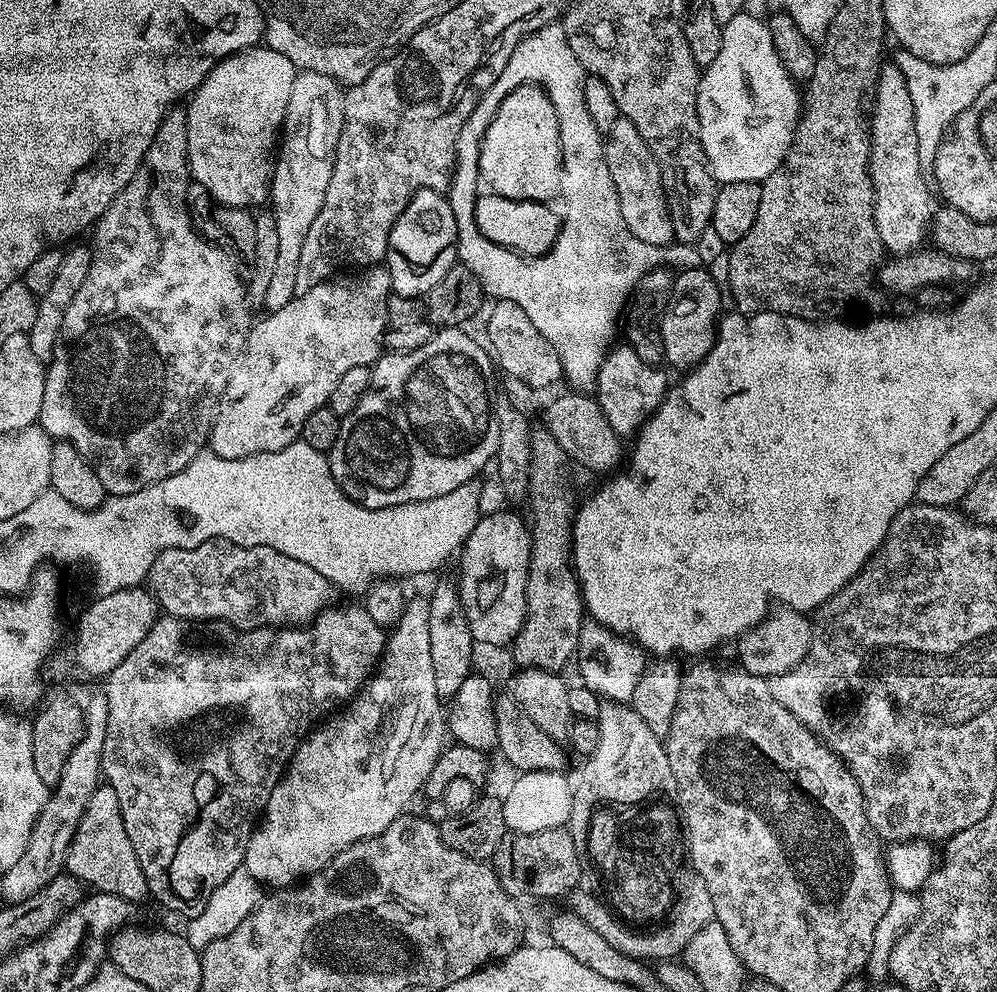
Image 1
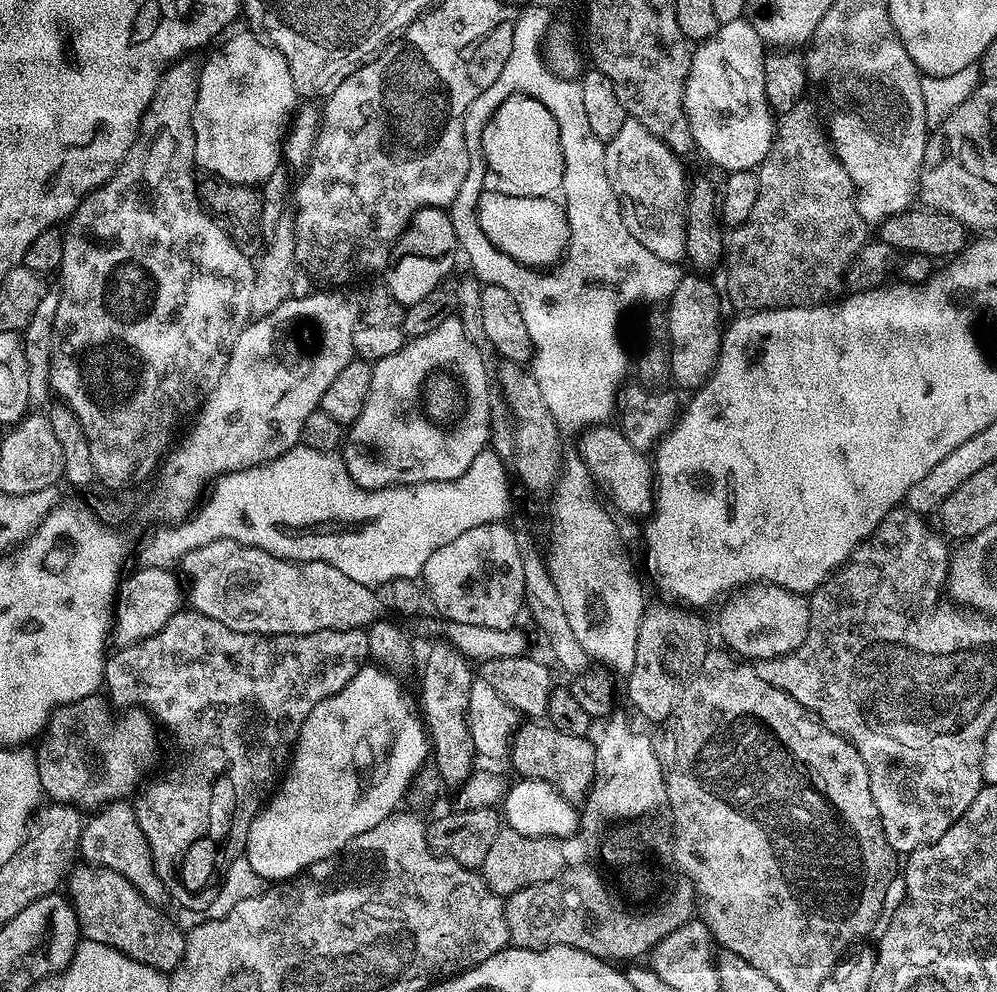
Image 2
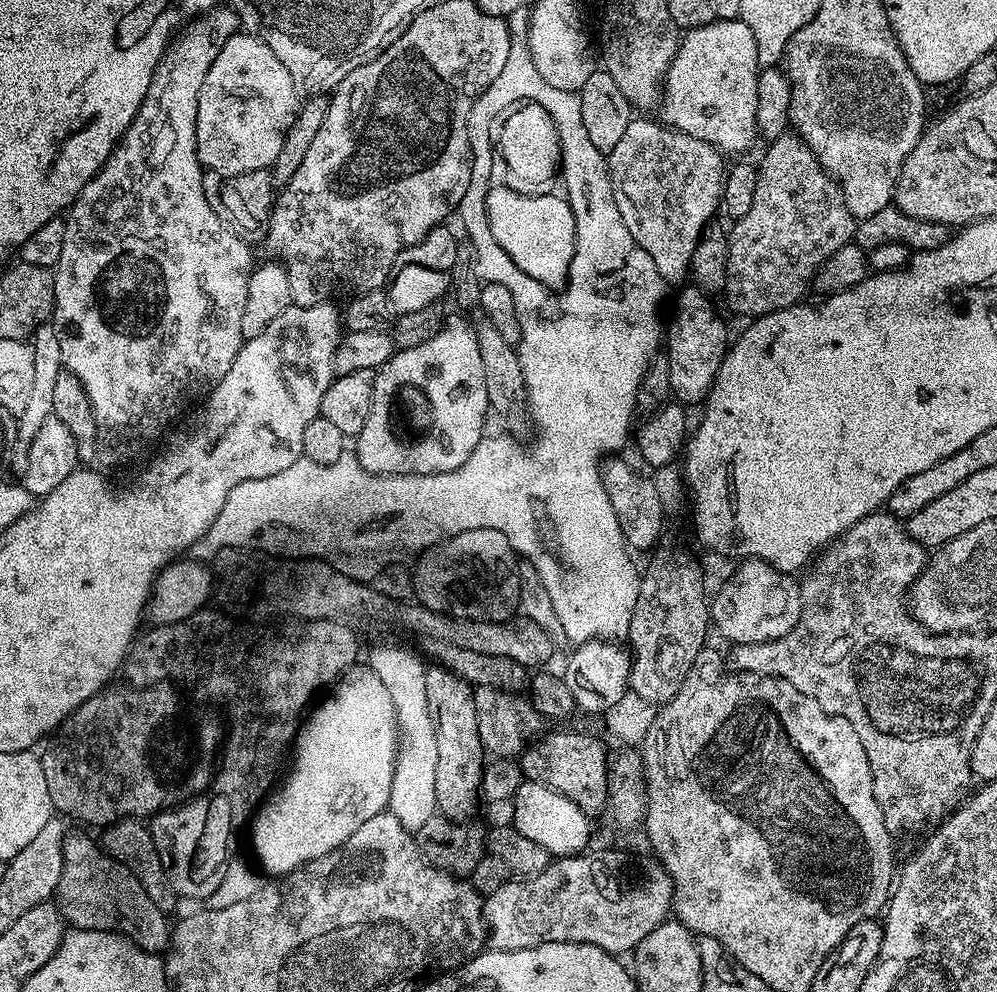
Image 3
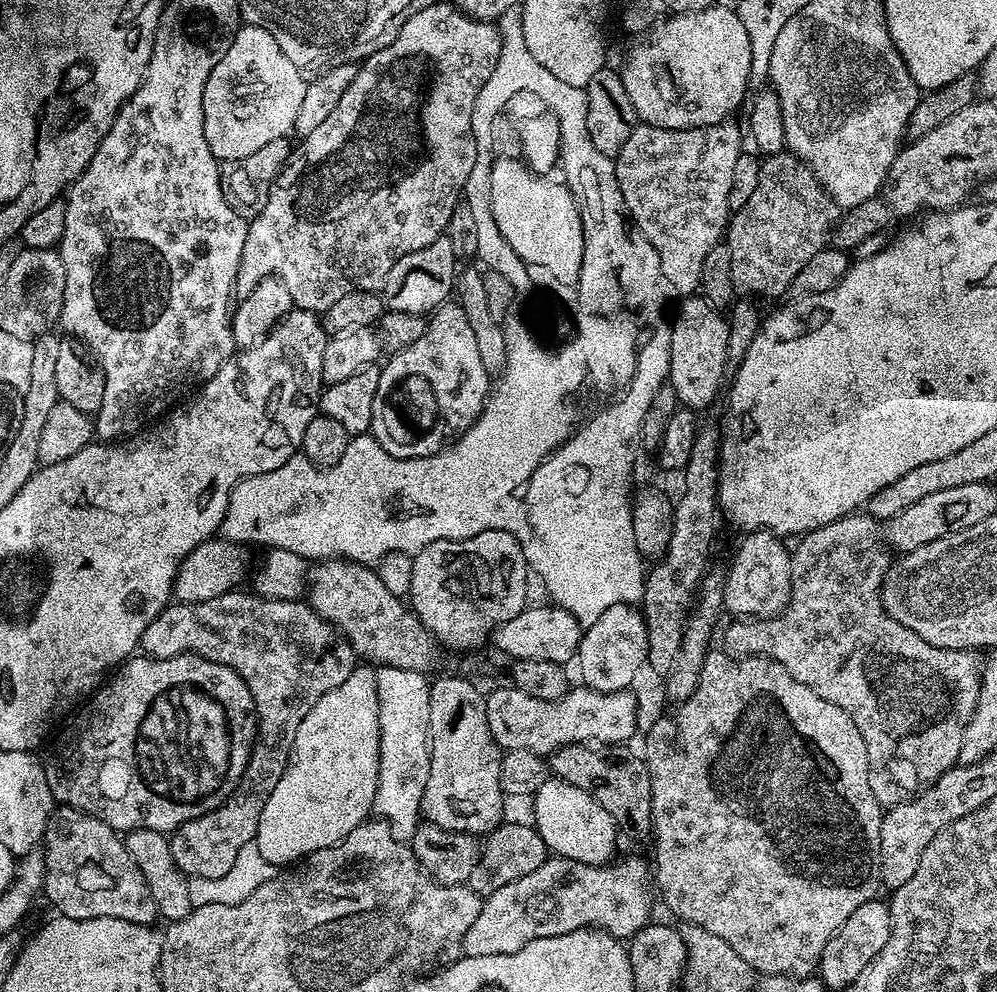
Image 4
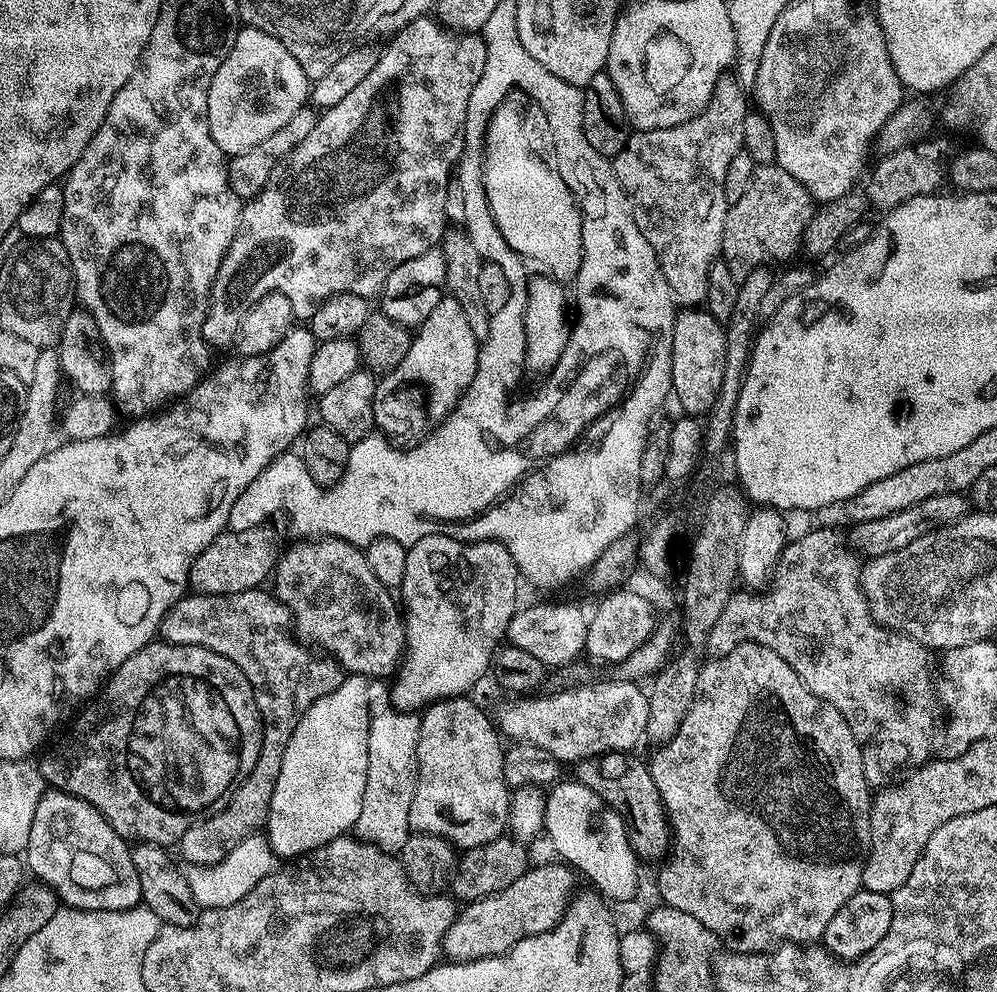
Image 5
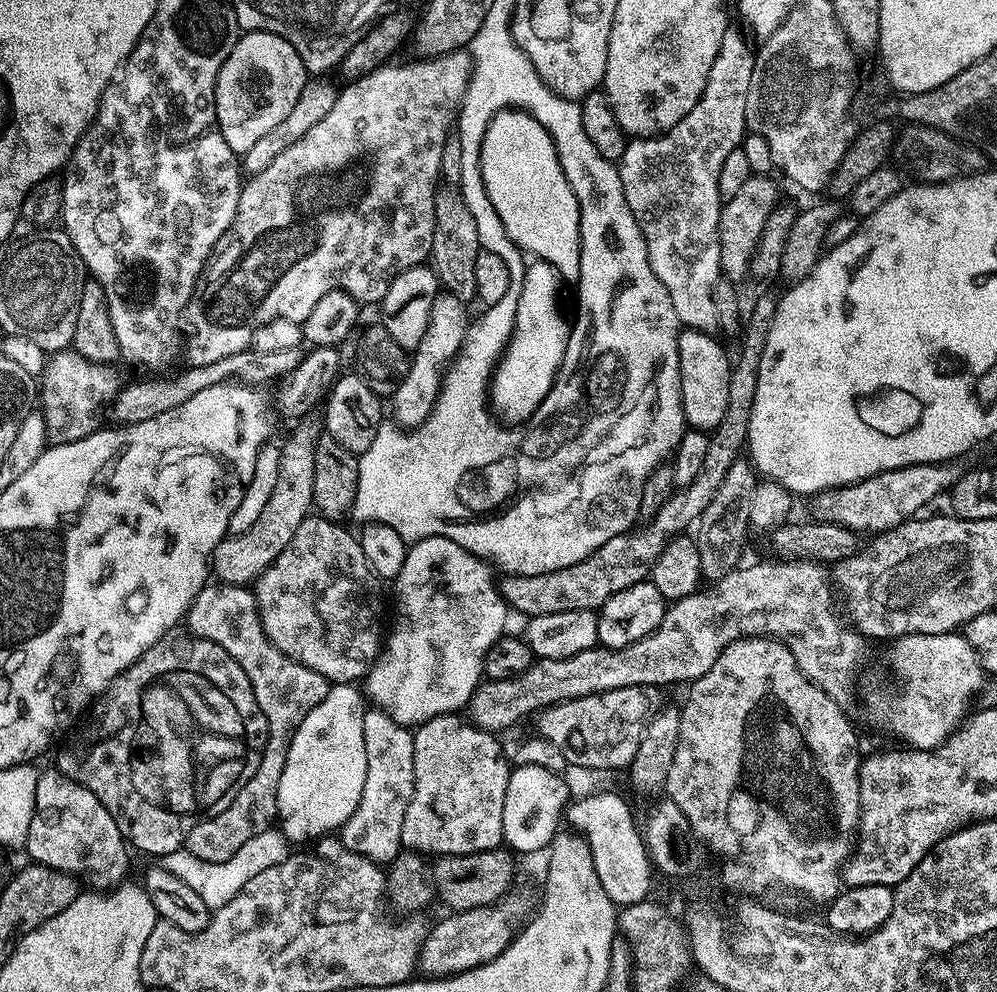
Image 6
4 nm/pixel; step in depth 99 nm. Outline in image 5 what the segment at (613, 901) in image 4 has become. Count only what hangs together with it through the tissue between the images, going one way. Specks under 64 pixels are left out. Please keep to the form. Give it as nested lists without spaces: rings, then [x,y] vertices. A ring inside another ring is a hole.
[[[563,862],[555,863],[529,867],[522,878],[506,886],[506,890],[465,903],[450,930],[446,930],[443,955],[457,964],[505,956],[518,942],[550,930],[564,916],[574,890],[573,869]]]

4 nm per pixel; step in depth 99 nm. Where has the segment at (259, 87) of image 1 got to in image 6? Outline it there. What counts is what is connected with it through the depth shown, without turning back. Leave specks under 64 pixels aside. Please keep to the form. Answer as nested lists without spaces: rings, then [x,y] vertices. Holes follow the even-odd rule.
[[[244,32],[240,41],[230,50],[230,58],[222,62],[222,70],[216,83],[216,124],[220,128],[222,138],[226,138],[226,146],[238,154],[243,154],[257,144],[290,110],[294,110],[294,102],[298,102],[298,94],[302,94],[302,86],[310,78],[304,69],[302,58],[286,38],[269,32]]]

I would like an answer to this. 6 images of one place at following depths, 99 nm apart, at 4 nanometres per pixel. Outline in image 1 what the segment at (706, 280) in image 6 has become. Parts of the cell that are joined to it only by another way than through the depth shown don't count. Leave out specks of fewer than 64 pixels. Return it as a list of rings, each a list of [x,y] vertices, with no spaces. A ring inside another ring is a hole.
[[[623,118],[614,122],[614,126],[606,133],[604,161],[606,166],[610,166],[610,178],[614,178],[614,190],[618,190],[622,218],[626,218],[626,226],[630,226],[630,234],[634,234],[634,238],[642,238],[642,242],[650,242],[650,246],[667,248],[674,240],[674,226],[668,213],[668,195],[664,193],[658,162],[654,158],[654,154],[650,154],[646,142],[642,142],[642,134],[638,134],[638,130],[634,130],[634,122]]]

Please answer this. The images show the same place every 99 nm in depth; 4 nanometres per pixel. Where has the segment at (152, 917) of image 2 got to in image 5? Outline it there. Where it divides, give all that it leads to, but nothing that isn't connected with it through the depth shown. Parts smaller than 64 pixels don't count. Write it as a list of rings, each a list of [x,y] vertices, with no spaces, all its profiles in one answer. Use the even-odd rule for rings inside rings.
[[[45,790],[34,809],[34,822],[30,822],[30,838],[26,849],[26,868],[37,881],[53,889],[69,908],[82,910],[126,910],[141,903],[138,870],[134,866],[129,841],[118,835],[114,826],[94,806],[74,794]]]

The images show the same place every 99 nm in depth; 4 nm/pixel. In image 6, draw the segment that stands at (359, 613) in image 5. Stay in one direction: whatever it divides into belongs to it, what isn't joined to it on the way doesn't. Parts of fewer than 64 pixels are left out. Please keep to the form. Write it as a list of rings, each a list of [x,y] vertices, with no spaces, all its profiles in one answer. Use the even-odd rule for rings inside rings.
[[[309,514],[302,522],[302,526],[298,526],[298,531],[294,534],[294,538],[290,538],[290,543],[286,545],[286,550],[282,550],[282,554],[278,554],[278,558],[274,558],[274,562],[263,572],[254,582],[254,591],[256,594],[256,606],[260,611],[260,621],[266,630],[266,638],[270,638],[270,642],[274,642],[274,646],[278,650],[282,650],[282,654],[286,654],[294,662],[298,662],[302,666],[306,666],[310,670],[314,670],[318,674],[322,674],[322,678],[326,678],[332,684],[350,684],[360,682],[367,677],[368,670],[376,661],[376,657],[382,651],[382,632],[380,636],[380,588],[378,577],[372,571],[372,567],[368,565],[366,554],[362,554],[362,546],[359,539],[355,535],[352,536],[344,529],[343,523],[335,520],[327,520],[326,517],[319,514]]]

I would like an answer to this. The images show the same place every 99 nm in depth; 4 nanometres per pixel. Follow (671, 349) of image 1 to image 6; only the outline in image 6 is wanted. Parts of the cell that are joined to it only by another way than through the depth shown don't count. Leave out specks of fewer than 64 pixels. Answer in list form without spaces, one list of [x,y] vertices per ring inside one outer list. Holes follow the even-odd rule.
[[[684,328],[678,338],[680,359],[680,401],[684,422],[689,429],[711,433],[726,414],[726,402],[730,402],[730,374],[733,361],[728,352],[710,332]]]

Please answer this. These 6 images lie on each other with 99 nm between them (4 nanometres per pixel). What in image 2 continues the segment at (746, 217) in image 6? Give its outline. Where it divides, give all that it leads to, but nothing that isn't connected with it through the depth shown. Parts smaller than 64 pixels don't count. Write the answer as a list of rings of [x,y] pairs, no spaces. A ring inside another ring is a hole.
[[[805,98],[794,102],[790,110],[786,110],[779,117],[776,125],[776,139],[772,142],[772,149],[768,151],[768,156],[760,163],[758,169],[760,181],[758,182],[758,198],[754,202],[754,210],[750,210],[750,218],[742,222],[734,229],[726,240],[726,264],[728,260],[728,273],[724,276],[724,284],[728,287],[728,296],[732,299],[732,304],[741,313],[764,312],[768,308],[813,308],[819,304],[831,304],[841,299],[840,291],[845,291],[848,268],[856,261],[856,256],[869,243],[870,225],[858,214],[856,205],[856,188],[852,184],[850,174],[846,172],[846,166],[842,166],[839,157],[836,156],[835,149],[832,148],[829,129],[820,121],[820,112],[816,109],[816,104],[811,98]]]

